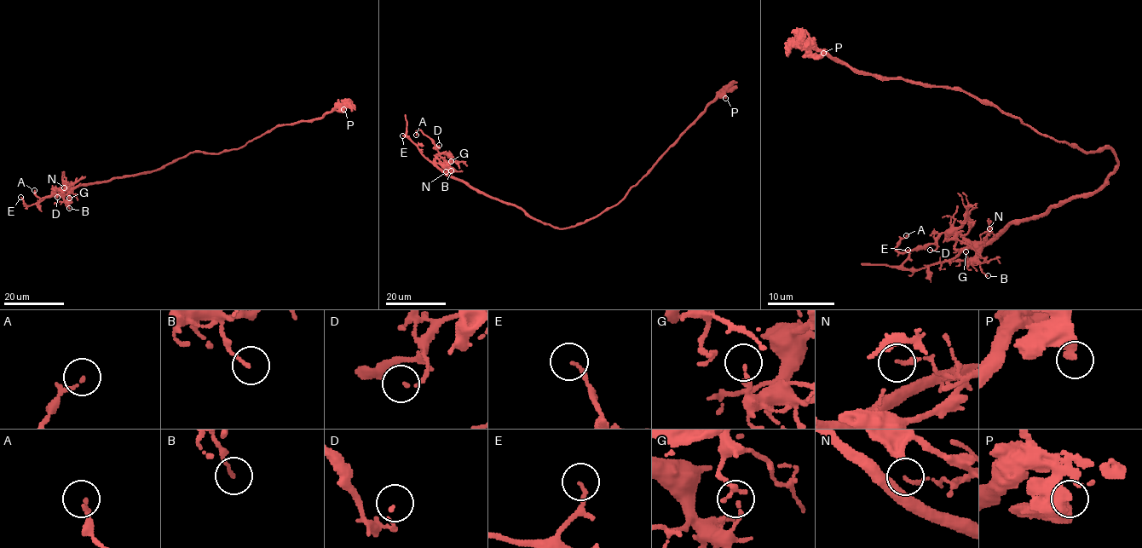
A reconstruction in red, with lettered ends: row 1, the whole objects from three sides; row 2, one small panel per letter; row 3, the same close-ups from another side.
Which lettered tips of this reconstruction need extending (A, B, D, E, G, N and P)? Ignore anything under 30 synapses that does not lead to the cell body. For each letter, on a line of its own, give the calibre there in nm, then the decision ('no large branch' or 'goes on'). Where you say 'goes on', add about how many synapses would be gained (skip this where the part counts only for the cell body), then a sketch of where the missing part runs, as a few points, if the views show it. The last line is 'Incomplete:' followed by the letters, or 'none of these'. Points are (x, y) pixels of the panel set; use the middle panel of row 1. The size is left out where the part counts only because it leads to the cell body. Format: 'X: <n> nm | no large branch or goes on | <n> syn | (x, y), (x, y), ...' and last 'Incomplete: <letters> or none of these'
A: 100 nm | no large branch
B: 90 nm | no large branch
D: 90 nm | no large branch
E: 130 nm | goes on | (402, 135), (390, 129), (388, 136)
G: 80 nm | no large branch
N: 130 nm | no large branch
P: 280 nm | no large branch
Incomplete: E

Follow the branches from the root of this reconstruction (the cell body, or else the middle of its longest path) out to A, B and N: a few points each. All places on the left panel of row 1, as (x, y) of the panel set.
A: (191, 152), (150, 171), (80, 184), (58, 194), (54, 194), (55, 189), (49, 197), (39, 198), (34, 190)
B: (191, 152), (150, 171), (80, 184), (54, 194), (59, 194), (69, 208)
N: (191, 152), (150, 171), (80, 184), (54, 194), (67, 194), (71, 190), (64, 187)

